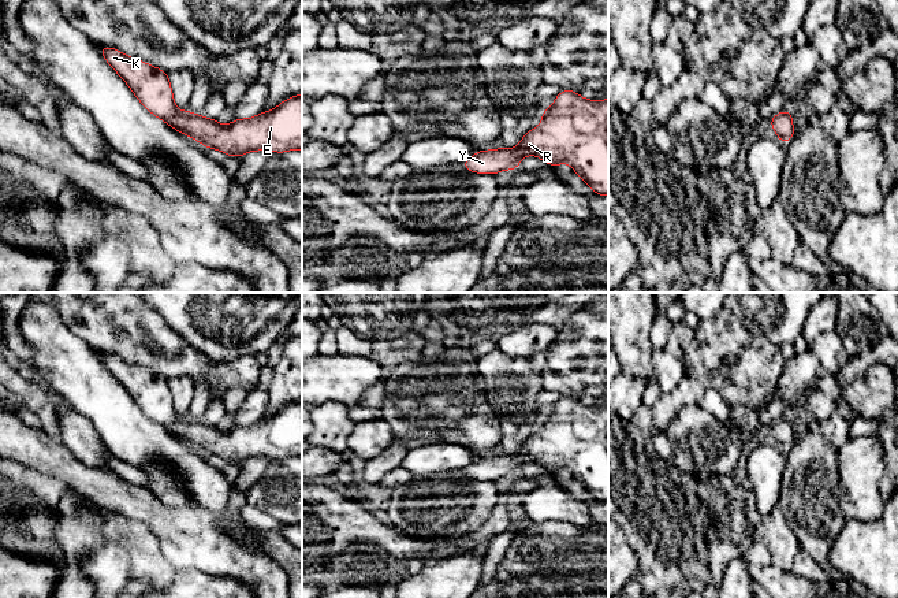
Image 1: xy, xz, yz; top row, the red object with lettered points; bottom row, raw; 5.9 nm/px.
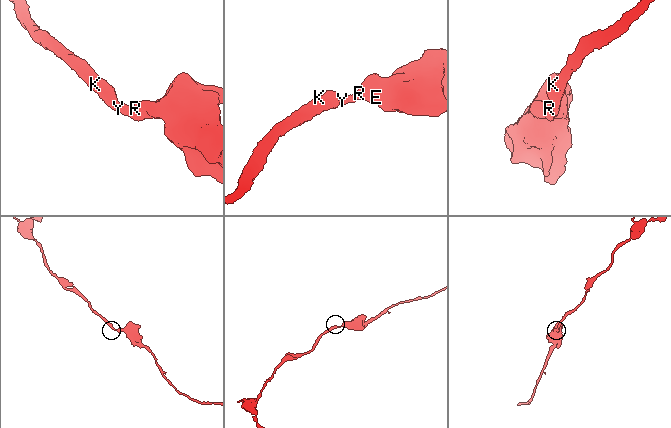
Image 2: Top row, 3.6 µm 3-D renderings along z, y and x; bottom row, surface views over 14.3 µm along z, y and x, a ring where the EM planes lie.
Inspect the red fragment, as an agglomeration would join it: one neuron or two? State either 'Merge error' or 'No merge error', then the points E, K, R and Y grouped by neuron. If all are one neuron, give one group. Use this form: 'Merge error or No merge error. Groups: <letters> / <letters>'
No merge error. Groups: E K R Y

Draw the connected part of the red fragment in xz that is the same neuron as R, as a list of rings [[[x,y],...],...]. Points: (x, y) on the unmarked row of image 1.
[[[562,397],[555,404],[554,412],[543,417],[541,426],[541,431],[529,437],[517,454],[478,457],[462,472],[466,478],[496,482],[503,476],[518,475],[522,464],[536,461],[552,475],[569,469],[582,489],[592,493],[595,501],[608,502],[608,405],[585,406],[577,398]]]

